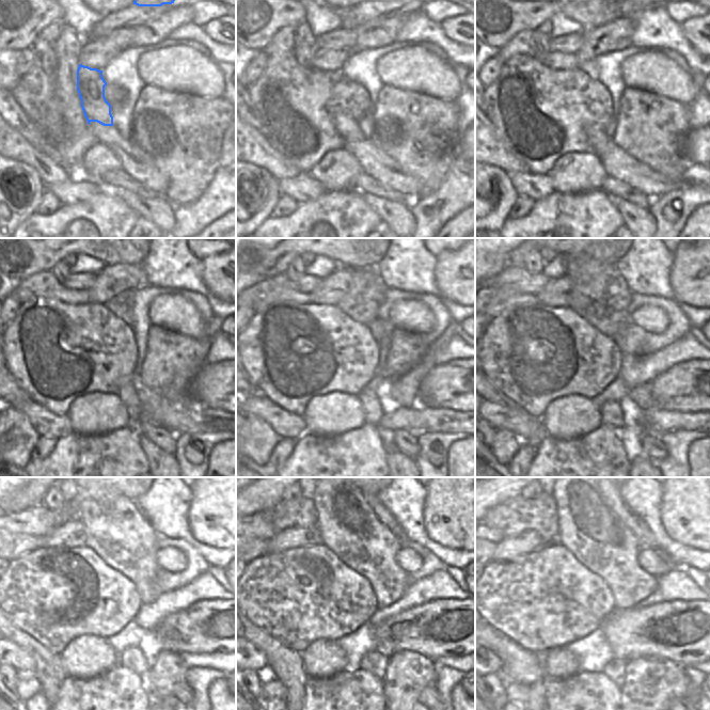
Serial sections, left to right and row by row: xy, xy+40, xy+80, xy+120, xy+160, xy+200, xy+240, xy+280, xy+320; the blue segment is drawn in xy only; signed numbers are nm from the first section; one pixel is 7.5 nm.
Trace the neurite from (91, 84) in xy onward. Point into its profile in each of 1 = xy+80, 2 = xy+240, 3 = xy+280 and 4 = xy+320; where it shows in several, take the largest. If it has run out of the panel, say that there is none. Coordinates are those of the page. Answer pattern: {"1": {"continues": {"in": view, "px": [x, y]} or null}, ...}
{"1": {"continues": {"in": "xy+80", "px": [598, 140]}}, "2": {"continues": {"in": "xy+240", "px": [132, 658]}}, "3": {"continues": {"in": "xy+280", "px": [375, 662]}}, "4": {"continues": {"in": "xy+320", "px": [615, 669]}}}

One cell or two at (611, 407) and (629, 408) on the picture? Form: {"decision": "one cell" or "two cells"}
{"decision": "two cells"}

